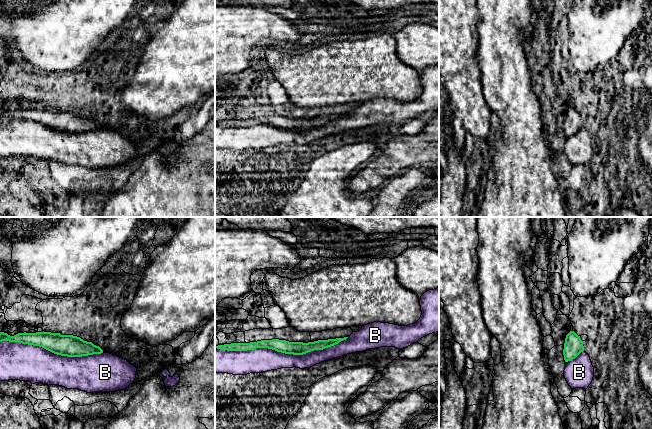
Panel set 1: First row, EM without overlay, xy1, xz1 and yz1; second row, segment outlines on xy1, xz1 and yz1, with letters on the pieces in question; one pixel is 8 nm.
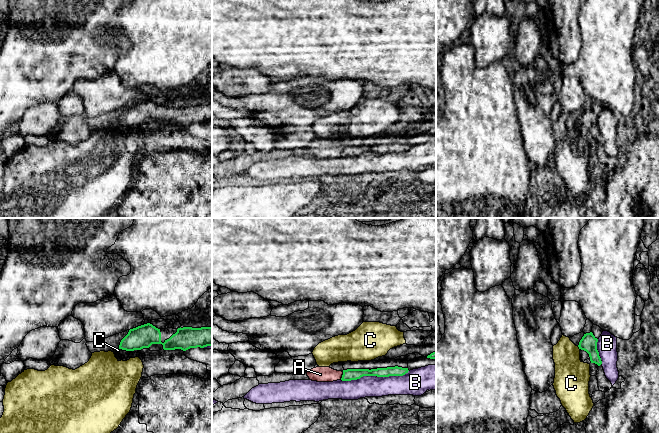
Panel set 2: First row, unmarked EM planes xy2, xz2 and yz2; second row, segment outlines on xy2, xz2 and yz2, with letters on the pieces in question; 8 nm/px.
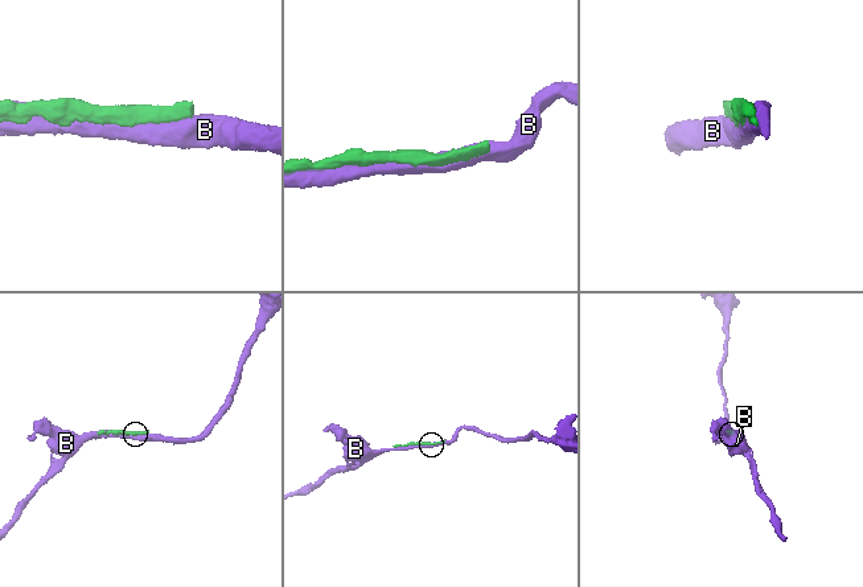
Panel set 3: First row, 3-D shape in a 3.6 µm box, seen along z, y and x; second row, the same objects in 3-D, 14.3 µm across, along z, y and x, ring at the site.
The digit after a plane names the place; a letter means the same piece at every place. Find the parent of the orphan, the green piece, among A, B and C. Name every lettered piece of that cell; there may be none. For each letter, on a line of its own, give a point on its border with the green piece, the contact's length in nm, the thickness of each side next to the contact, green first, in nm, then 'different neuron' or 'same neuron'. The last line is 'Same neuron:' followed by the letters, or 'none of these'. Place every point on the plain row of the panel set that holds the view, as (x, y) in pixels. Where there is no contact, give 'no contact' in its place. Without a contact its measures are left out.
A: no contact | same neuron
B: xz1 (281, 128) | 1100 nm | 110/200 nm | different neuron
C: yz2 (579, 124) | 40 nm | 140/280 nm | different neuron
Same neuron: A

